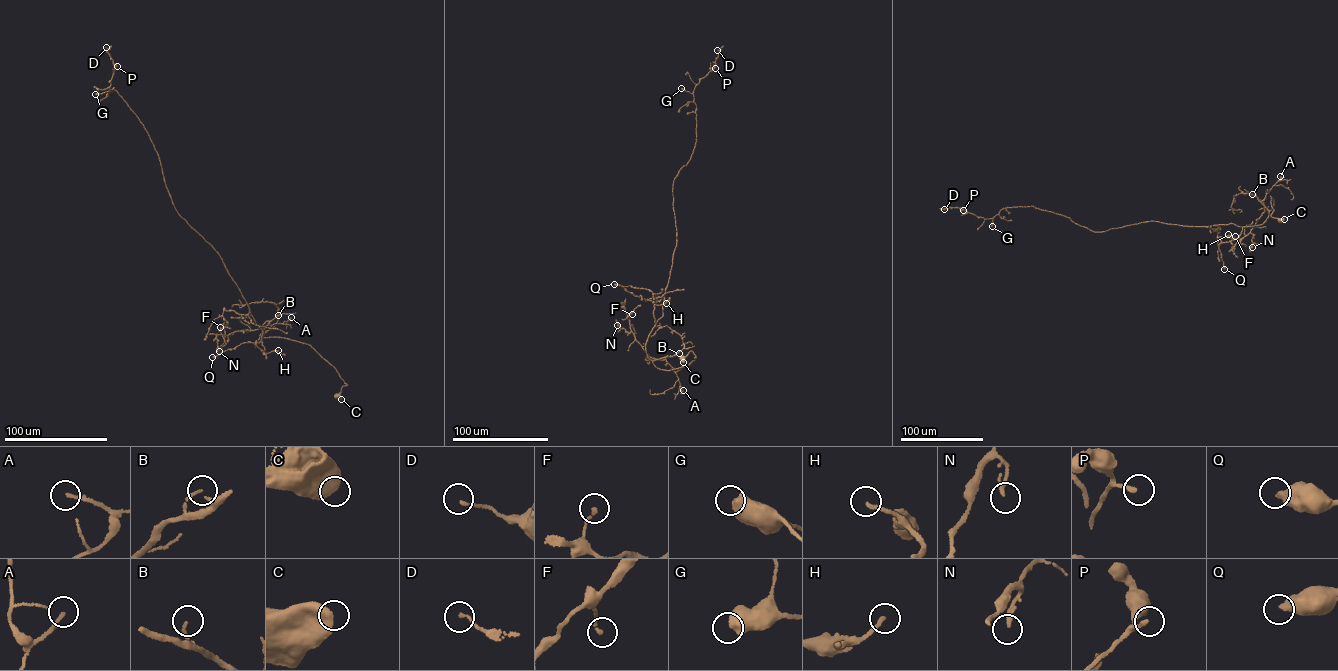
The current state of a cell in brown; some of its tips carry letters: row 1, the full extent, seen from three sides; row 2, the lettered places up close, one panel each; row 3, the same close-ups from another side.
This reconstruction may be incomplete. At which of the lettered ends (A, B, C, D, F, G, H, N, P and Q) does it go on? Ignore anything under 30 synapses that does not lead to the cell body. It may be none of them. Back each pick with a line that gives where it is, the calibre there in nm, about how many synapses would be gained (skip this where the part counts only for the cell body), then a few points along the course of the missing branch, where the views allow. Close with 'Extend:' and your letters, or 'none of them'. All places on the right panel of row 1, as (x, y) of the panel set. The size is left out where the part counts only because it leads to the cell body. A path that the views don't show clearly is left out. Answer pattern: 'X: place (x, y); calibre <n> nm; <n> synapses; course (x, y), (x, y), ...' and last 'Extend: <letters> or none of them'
H: place (1228, 234); calibre 180 nm; 60 synapses; course (1228, 234), (1219, 234), (1199, 224), (1190, 209)
Extend: H

